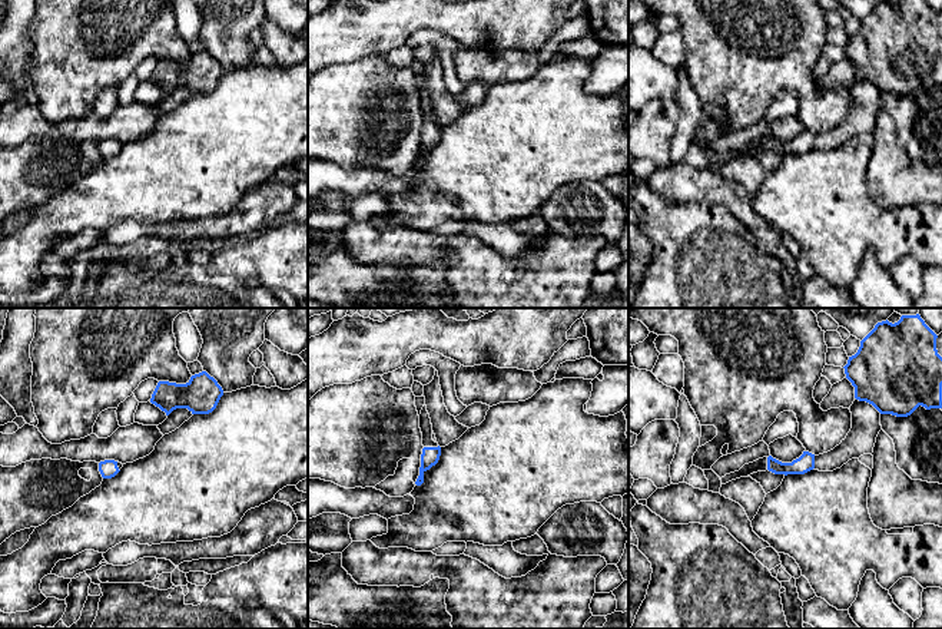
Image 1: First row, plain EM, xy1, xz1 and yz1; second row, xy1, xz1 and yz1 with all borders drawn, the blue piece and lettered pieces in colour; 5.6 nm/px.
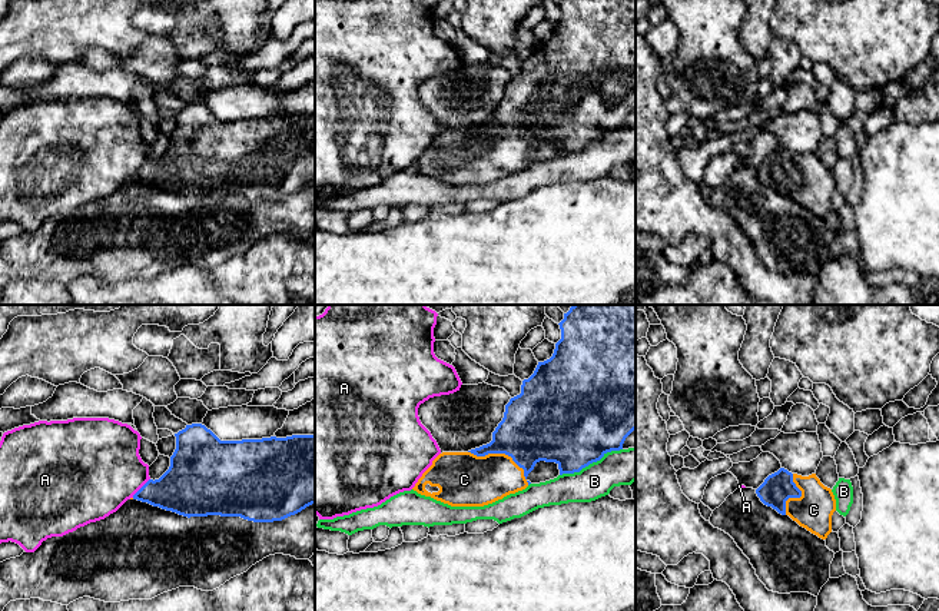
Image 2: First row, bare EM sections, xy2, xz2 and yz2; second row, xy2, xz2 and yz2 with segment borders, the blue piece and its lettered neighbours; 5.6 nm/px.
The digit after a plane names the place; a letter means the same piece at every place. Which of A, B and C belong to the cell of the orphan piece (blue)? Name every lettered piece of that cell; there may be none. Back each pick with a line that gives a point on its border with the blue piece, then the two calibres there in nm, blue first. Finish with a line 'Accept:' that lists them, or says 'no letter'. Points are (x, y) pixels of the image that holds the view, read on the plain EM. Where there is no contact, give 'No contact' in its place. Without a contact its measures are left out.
C: Touches blue at xz2 (503, 132). Thickness 400 nm (blue) against 280 nm
Accept: C

